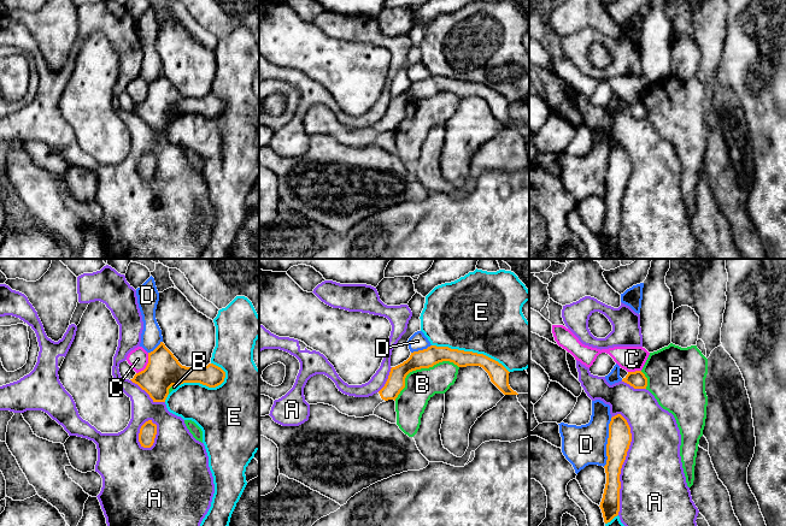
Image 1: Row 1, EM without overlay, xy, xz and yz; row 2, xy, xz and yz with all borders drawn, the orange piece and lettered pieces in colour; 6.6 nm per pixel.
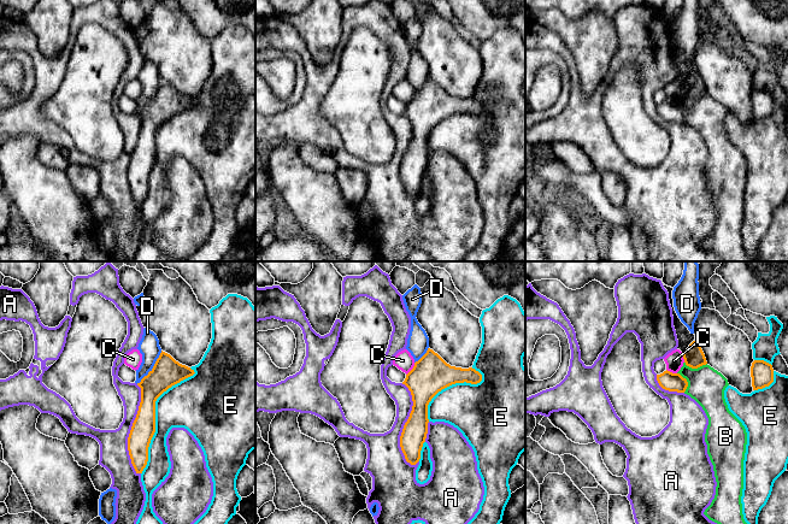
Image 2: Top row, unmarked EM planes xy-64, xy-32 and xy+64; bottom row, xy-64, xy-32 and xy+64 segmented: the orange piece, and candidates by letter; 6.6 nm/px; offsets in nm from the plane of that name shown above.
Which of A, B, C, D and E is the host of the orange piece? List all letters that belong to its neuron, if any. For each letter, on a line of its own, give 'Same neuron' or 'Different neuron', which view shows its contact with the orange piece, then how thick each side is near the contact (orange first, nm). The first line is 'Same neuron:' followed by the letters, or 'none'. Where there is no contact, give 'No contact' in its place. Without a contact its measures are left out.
Same neuron: none
A: Different neuron. Touches orange in yz. Thickness 160 nm (orange) against 440 nm
B: Different neuron. Touches orange in xz. Thickness 130 nm (orange) against 200 nm
C: Different neuron. Touches orange in xy. Thickness 240 nm (orange) against 140 nm
D: Different neuron. Touches orange in yz. Thickness 160 nm (orange) against 260 nm
E: Different neuron. Touches orange in xz. Thickness 130 nm (orange) against 500 nm

